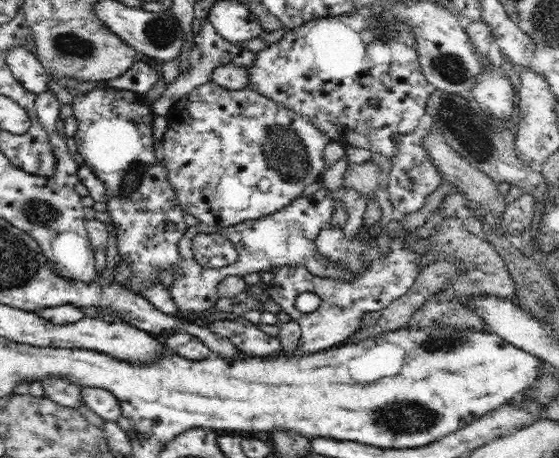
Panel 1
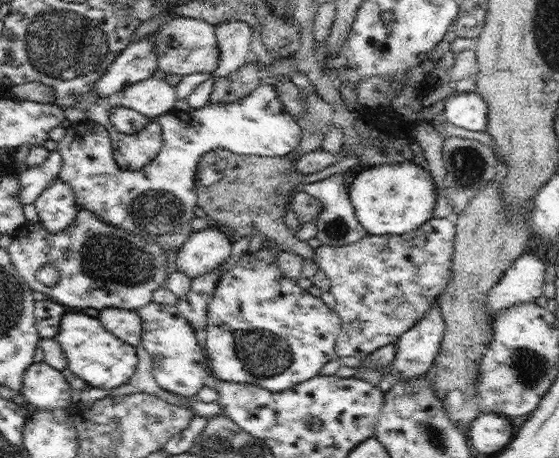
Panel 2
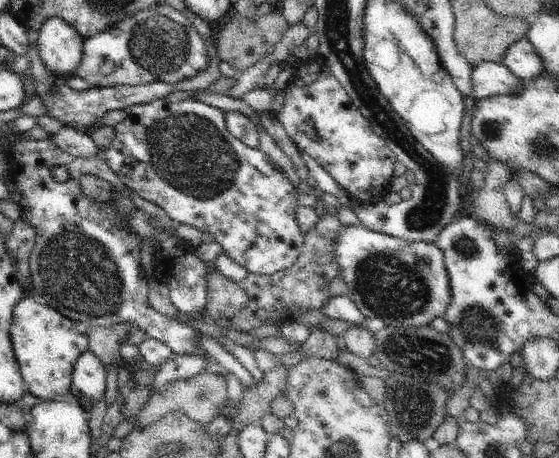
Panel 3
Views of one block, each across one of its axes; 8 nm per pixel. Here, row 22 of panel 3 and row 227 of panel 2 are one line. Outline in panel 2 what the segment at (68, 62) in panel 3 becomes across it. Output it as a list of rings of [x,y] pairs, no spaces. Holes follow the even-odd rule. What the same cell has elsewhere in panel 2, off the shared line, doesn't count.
[[[60,178],[54,179],[54,183],[44,190],[33,204],[39,214],[39,222],[52,234],[68,228],[79,209],[73,190],[60,181]]]

